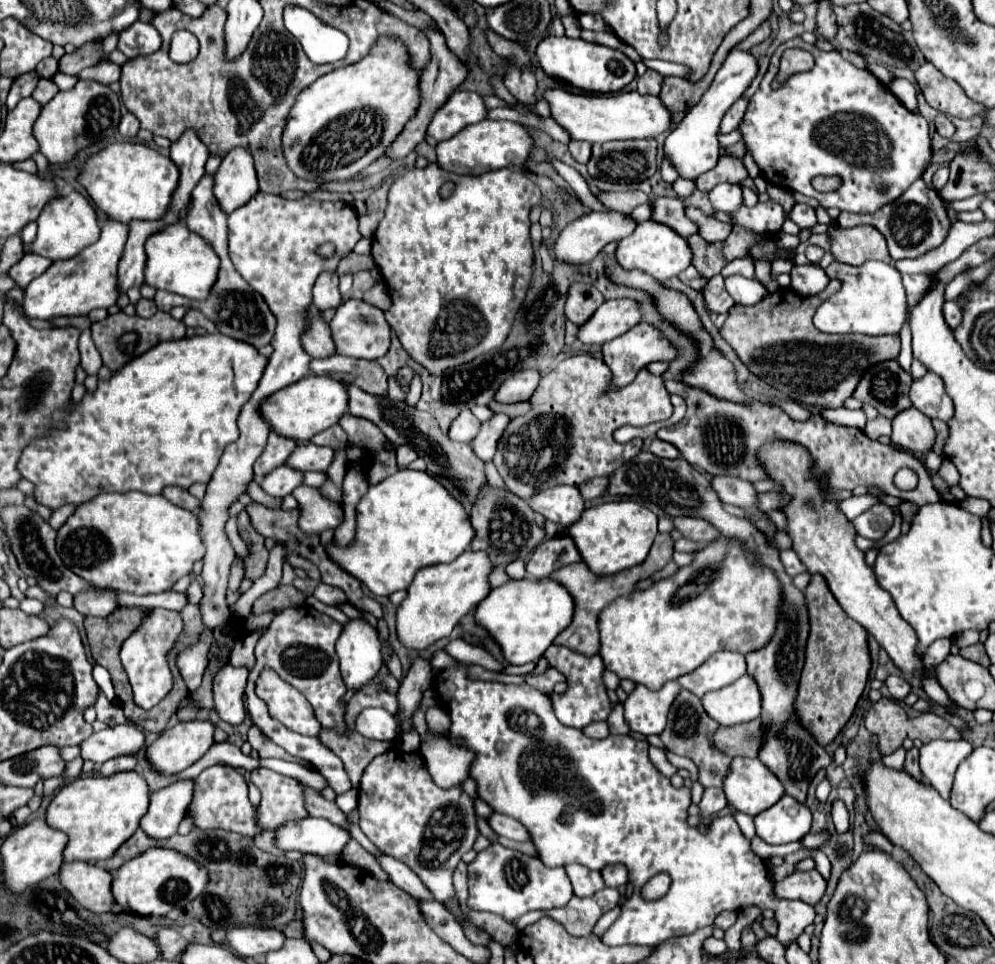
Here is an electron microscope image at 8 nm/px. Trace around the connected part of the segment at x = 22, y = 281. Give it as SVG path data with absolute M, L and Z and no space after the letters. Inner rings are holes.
M27 253L23 255L23 259L19 263L15 263L11 269L9 269L9 275L15 279L17 287L25 289L35 277L39 277L53 261L47 259L47 257L41 257L41 255L35 255L35 253Z

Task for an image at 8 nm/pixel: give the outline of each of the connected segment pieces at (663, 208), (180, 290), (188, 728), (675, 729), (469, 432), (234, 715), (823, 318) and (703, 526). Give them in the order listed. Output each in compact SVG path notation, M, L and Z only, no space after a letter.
M657 197L651 201L653 219L669 225L683 237L697 233L697 225L685 217L685 205L679 197Z
M183 222L167 225L163 227L163 231L149 235L149 239L145 241L145 253L145 283L155 289L165 289L191 299L205 299L207 291L215 283L219 257L199 235L193 235Z
M211 721L177 723L165 729L155 743L147 747L147 763L159 775L177 775L197 759L201 759L213 745Z
M681 689L681 693L677 695L677 699L671 705L665 731L659 735L665 749L669 749L671 753L689 757L699 767L699 783L703 787L713 787L713 785L721 787L721 779L727 775L727 769L729 769L729 763L731 763L731 757L717 751L713 741L711 741L717 727L719 725L705 713L701 699L695 697L693 693L689 693L687 689Z
M461 411L461 415L451 423L449 439L471 443L479 429L481 429L481 421L471 411Z
M223 667L213 679L213 699L215 713L221 721L231 725L241 725L247 717L245 711L245 685L247 685L247 669L245 667Z
M867 261L859 267L831 263L825 273L839 279L843 287L829 297L815 313L815 327L823 333L865 333L865 335L899 335L907 321L907 295L901 273L887 263Z
M677 517L673 519L673 525L685 539L695 543L709 543L719 537L719 531L711 523L697 517Z

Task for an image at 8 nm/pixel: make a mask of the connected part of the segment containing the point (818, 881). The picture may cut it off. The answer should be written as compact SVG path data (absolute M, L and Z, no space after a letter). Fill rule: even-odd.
M817 869L805 873L791 873L783 881L777 883L775 891L783 899L797 899L809 905L815 905L825 895L827 881Z

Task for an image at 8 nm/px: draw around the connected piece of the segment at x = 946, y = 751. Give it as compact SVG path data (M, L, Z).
M931 741L921 747L923 781L933 785L943 799L949 799L953 775L963 759L973 751L971 743L959 741Z

